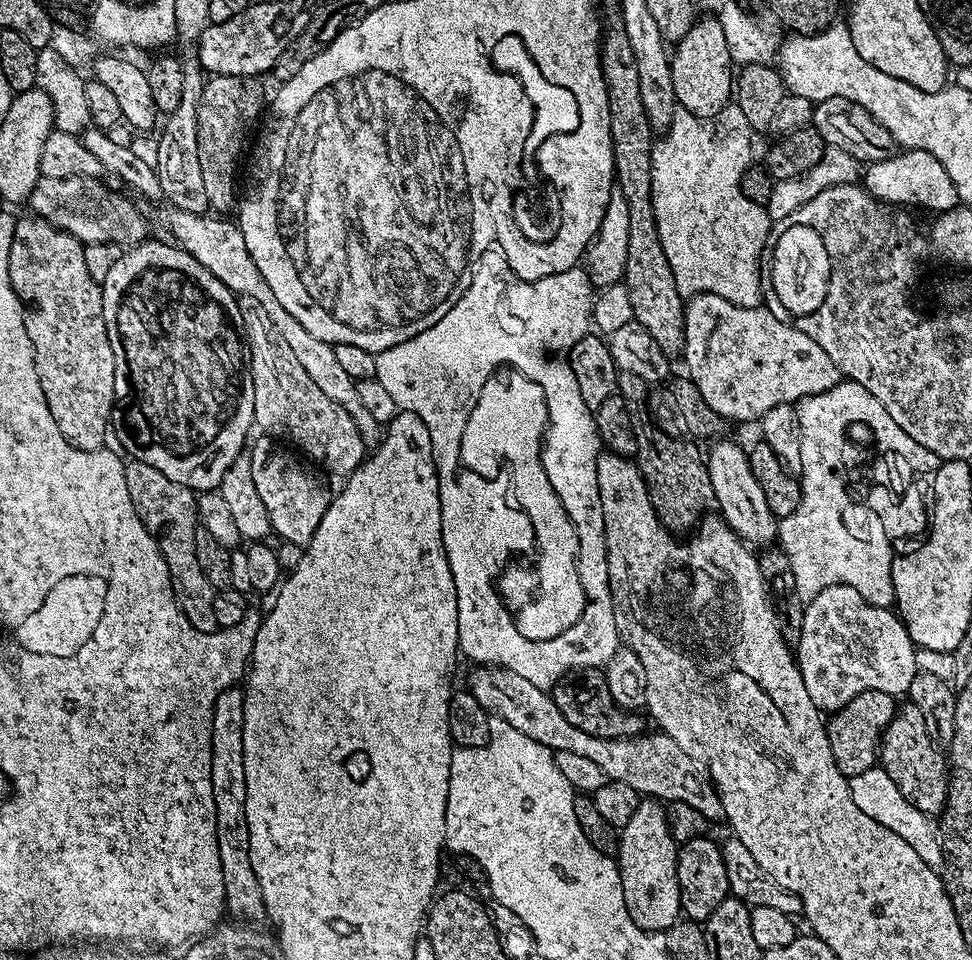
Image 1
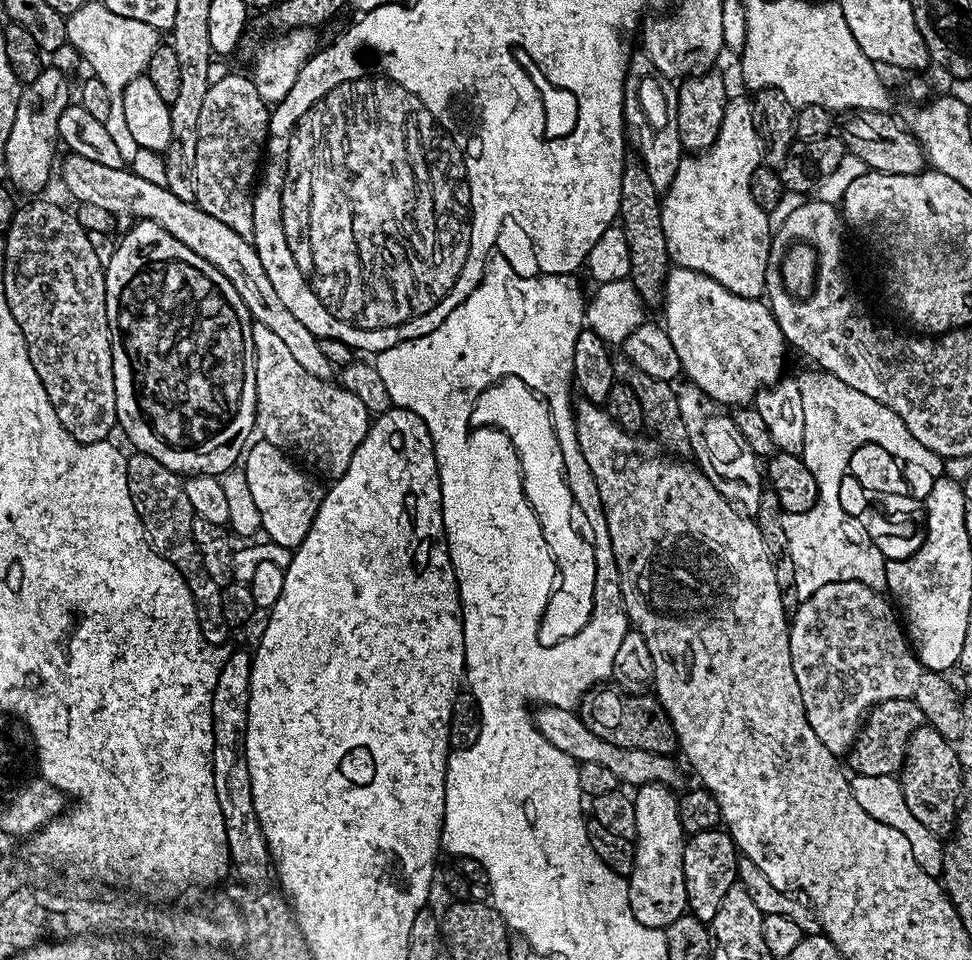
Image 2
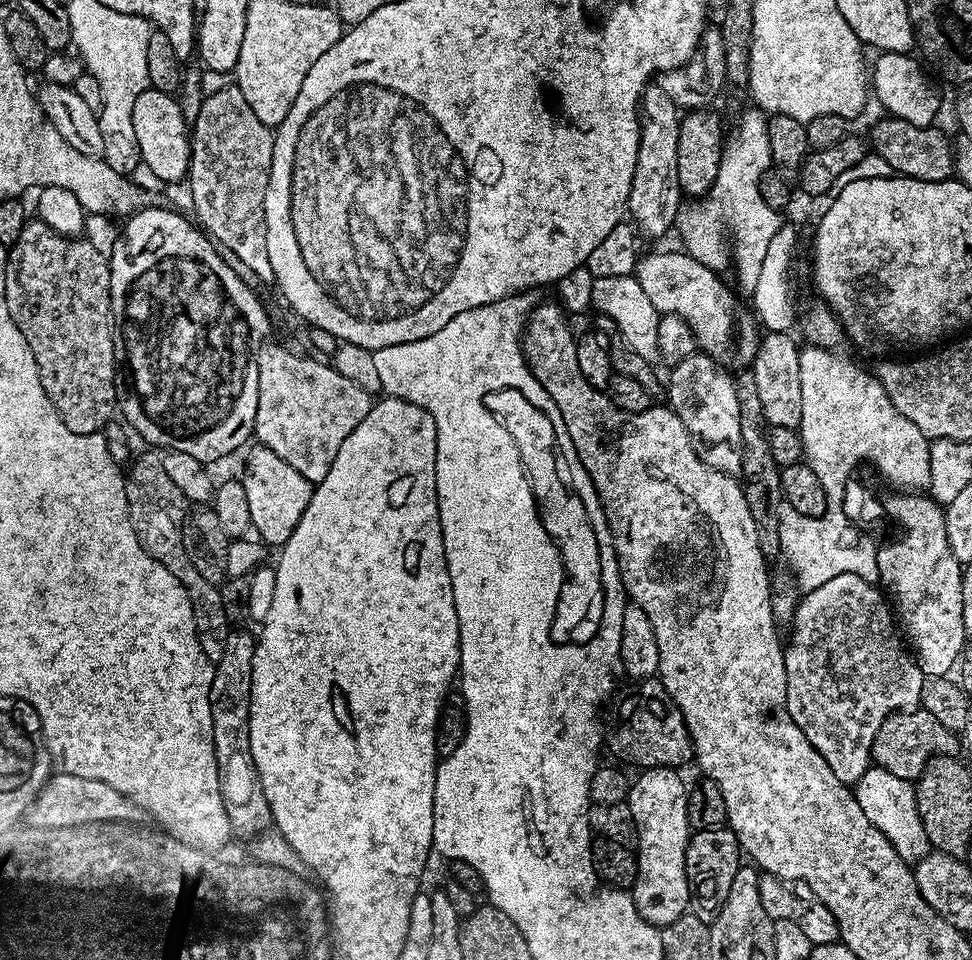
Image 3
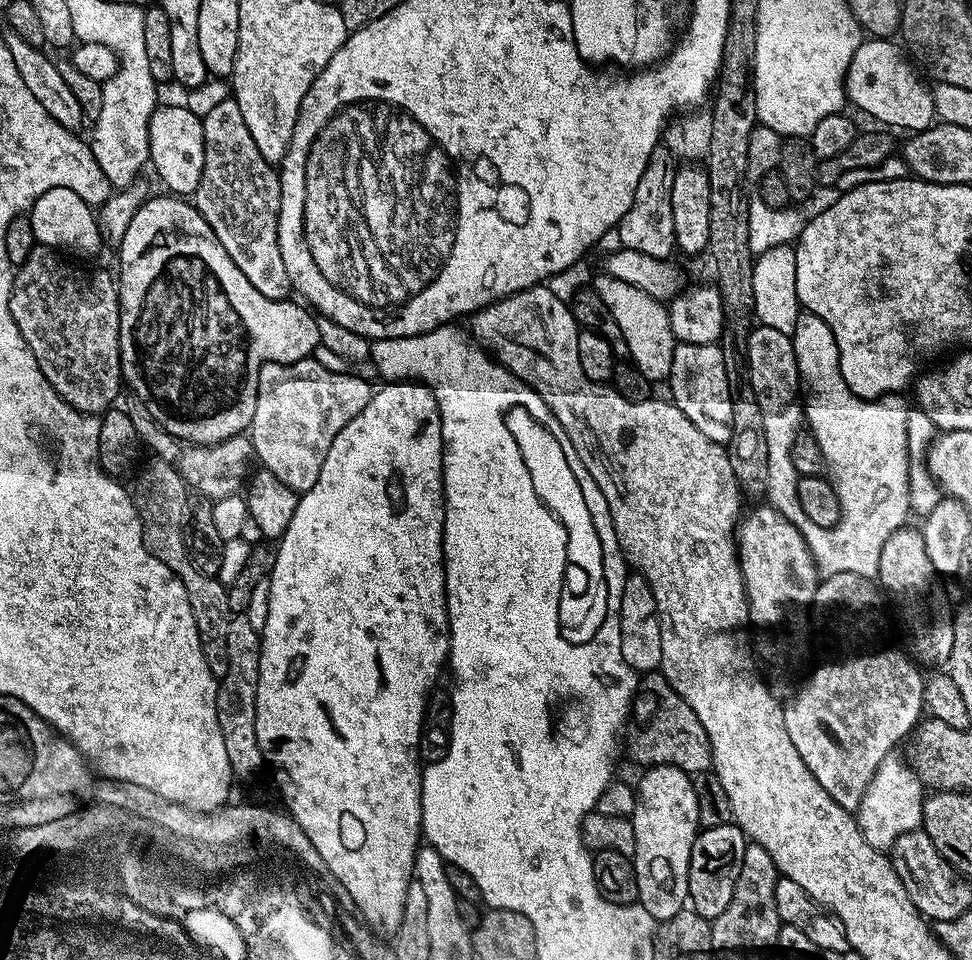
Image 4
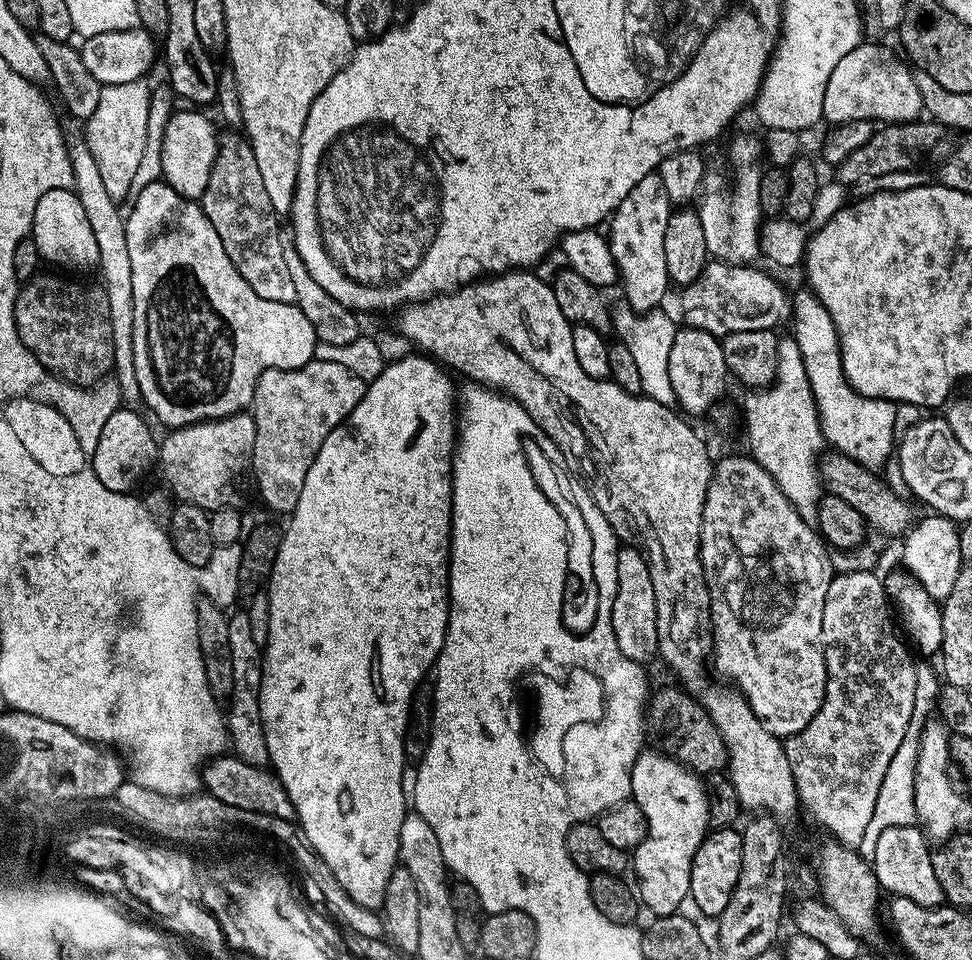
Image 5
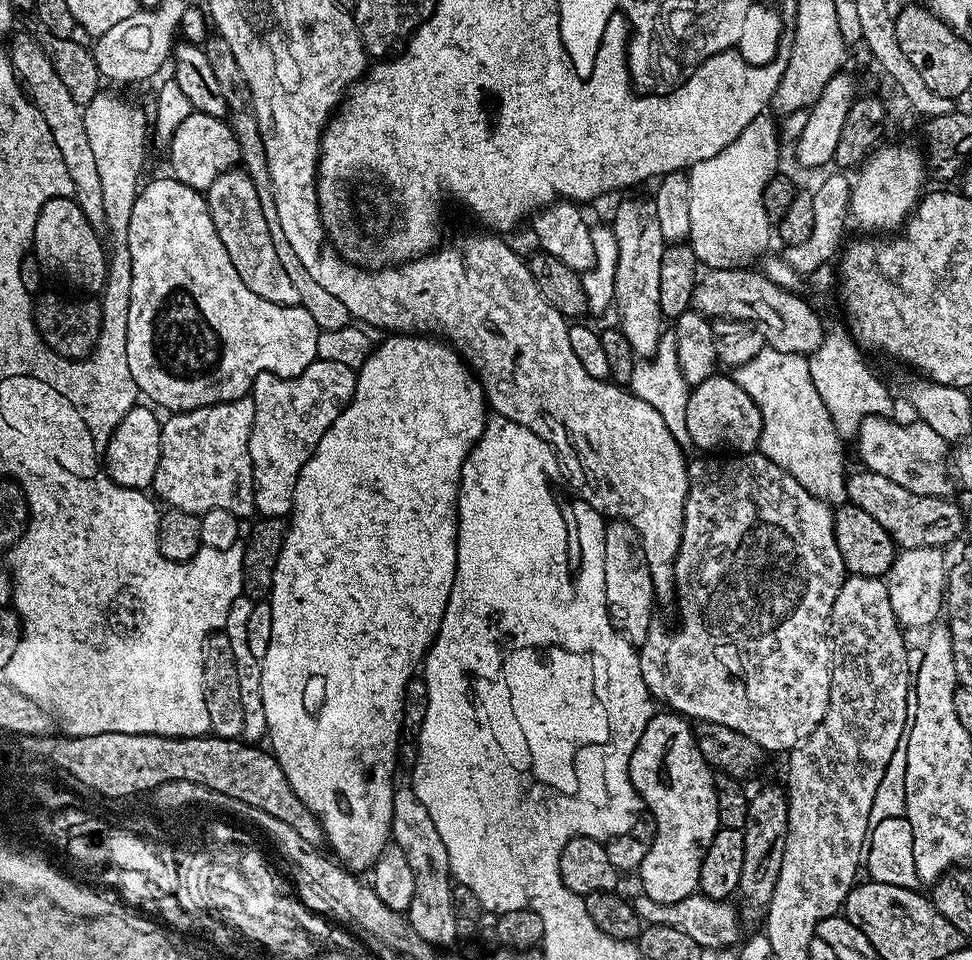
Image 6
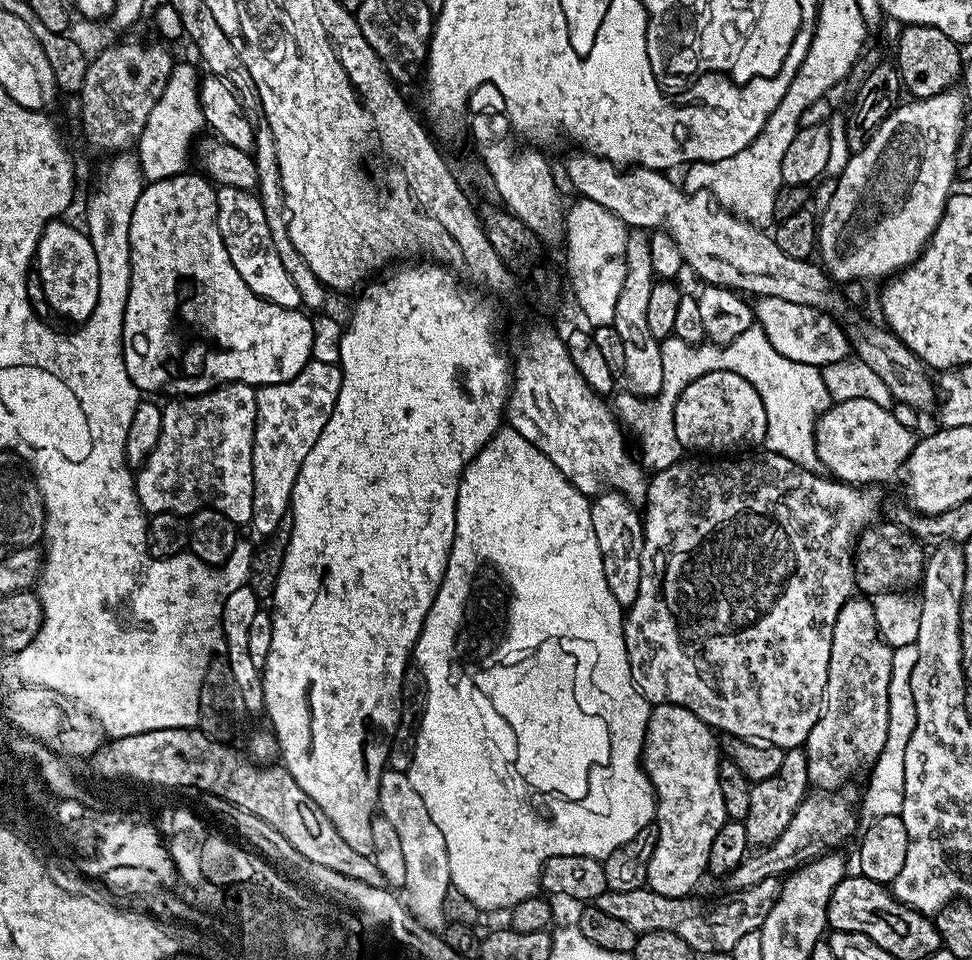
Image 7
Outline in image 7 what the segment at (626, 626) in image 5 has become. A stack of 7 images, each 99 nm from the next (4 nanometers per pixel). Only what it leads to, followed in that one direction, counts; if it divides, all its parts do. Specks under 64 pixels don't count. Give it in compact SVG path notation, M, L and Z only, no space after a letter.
M605 490L591 501L590 518L594 526L594 538L598 538L598 550L602 550L602 570L606 570L606 586L621 606L627 606L638 598L638 582L642 574L640 555L644 541L644 522L637 505L620 492Z

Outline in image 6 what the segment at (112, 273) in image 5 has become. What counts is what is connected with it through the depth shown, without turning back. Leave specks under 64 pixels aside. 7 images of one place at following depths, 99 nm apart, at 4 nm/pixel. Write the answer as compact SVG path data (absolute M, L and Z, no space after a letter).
M27 31L18 32L11 37L13 40L12 53L10 53L16 79L24 89L24 95L30 101L31 107L36 109L44 124L50 126L52 147L59 150L60 163L64 164L70 173L70 182L74 182L76 205L82 210L82 214L86 214L90 226L98 230L103 229L106 210L102 210L102 182L90 147L85 109L78 102L74 102L74 98L70 98L70 90L66 90L62 78L58 78L54 66L50 66L50 58L42 50L42 46L38 46L38 42L33 36L29 36Z

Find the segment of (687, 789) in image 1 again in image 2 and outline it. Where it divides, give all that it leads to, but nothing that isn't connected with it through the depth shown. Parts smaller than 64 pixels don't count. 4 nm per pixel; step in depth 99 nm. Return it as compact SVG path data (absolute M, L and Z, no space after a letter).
M545 704L535 709L534 719L536 729L540 731L542 738L546 738L546 742L558 746L558 750L570 754L570 758L574 758L580 764L594 762L610 770L610 774L614 774L614 778L621 785L667 784L676 786L680 780L680 768L672 761L671 755L663 756L654 754L650 750L630 750L622 746L614 746L614 742L606 742L606 738L598 738L598 734L590 734L590 730L586 730L579 715L571 707Z

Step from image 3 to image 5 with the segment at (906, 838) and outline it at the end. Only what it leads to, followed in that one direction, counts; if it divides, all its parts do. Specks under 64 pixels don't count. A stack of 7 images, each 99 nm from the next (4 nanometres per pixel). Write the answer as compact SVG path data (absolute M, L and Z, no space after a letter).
M923 662L916 665L916 689L914 690L914 714L910 718L910 726L906 730L906 738L898 745L894 758L890 758L890 767L886 769L886 778L882 778L882 787L878 790L878 802L874 802L874 814L870 818L870 826L866 826L866 834L862 834L862 842L858 845L861 856L871 858L874 846L878 846L878 838L890 826L915 825L917 823L914 810L914 778L918 762L918 746L920 735L926 723L934 712L934 701L940 694L941 677L928 664Z

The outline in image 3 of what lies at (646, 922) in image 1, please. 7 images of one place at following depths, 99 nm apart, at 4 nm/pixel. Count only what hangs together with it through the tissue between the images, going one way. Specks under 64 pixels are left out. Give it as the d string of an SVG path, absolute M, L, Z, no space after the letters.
M646 768L639 773L640 777L631 781L626 803L630 806L630 814L634 814L636 823L636 838L638 841L638 874L636 882L630 891L632 900L636 903L638 914L646 922L662 929L679 916L689 911L688 907L688 879L686 878L686 850L690 825L688 823L688 788L681 773L675 768Z

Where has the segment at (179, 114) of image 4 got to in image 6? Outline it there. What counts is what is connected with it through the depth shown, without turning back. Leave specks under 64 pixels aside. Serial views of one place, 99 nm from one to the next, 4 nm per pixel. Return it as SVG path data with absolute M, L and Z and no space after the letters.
M195 110L189 111L182 126L172 132L172 141L166 146L166 152L174 179L203 193L207 193L218 174L226 174L240 164L238 138L234 138L231 123L219 116L202 114Z

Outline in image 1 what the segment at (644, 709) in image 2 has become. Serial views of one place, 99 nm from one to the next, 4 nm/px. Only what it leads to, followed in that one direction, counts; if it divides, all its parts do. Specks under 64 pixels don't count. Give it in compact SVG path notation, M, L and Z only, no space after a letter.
M582 668L561 676L560 681L551 689L550 695L558 710L562 710L566 722L570 722L570 726L578 726L578 730L586 730L586 734L622 740L635 738L645 731L636 712L627 712L625 708L617 706L614 698L610 698L610 690L601 669Z

